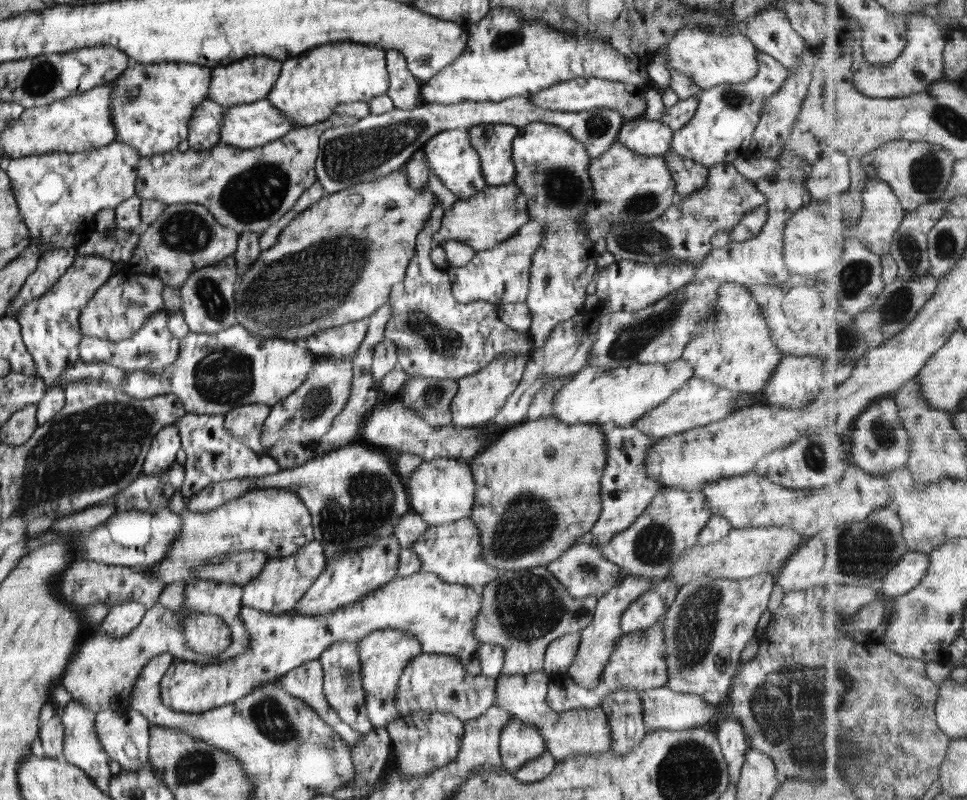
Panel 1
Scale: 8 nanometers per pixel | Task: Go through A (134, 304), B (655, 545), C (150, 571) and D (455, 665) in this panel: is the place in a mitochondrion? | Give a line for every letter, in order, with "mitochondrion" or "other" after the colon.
A: mitochondrion
B: mitochondrion
C: other
D: other

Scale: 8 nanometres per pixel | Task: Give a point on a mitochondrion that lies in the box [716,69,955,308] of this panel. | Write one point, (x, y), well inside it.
(926, 172)

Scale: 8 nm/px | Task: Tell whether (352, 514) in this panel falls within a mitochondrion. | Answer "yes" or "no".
yes

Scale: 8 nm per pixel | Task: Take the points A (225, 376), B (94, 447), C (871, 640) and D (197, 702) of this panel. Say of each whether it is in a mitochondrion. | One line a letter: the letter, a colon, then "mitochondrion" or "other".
A: mitochondrion
B: mitochondrion
C: other
D: other

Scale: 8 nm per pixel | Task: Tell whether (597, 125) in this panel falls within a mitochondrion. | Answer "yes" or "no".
yes

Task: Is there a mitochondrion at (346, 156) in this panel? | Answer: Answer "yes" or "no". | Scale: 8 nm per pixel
yes

